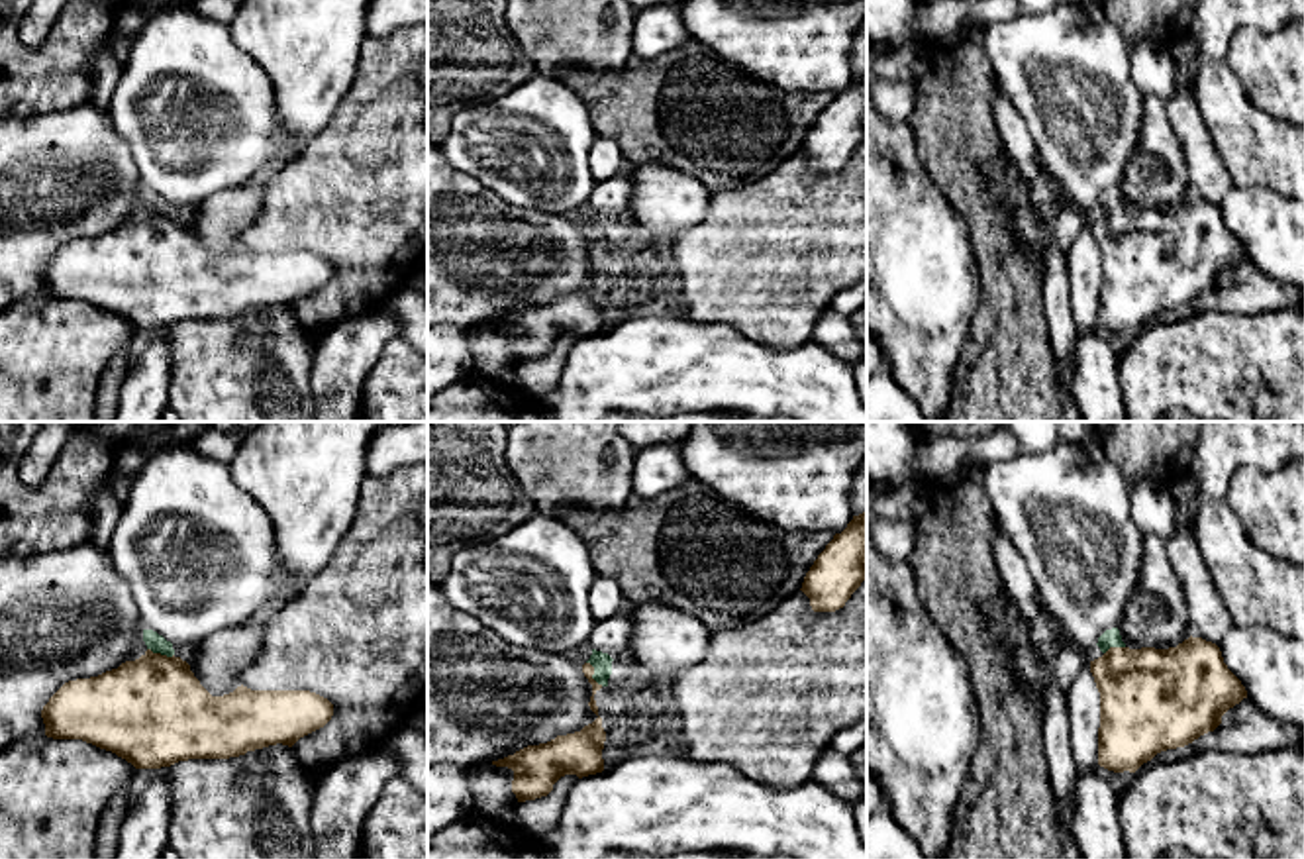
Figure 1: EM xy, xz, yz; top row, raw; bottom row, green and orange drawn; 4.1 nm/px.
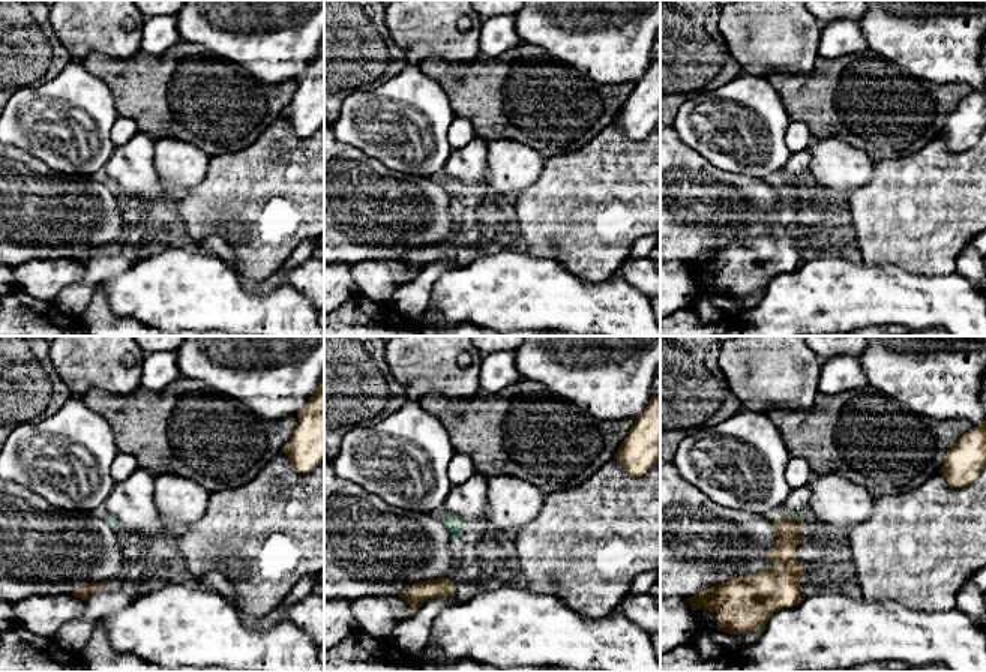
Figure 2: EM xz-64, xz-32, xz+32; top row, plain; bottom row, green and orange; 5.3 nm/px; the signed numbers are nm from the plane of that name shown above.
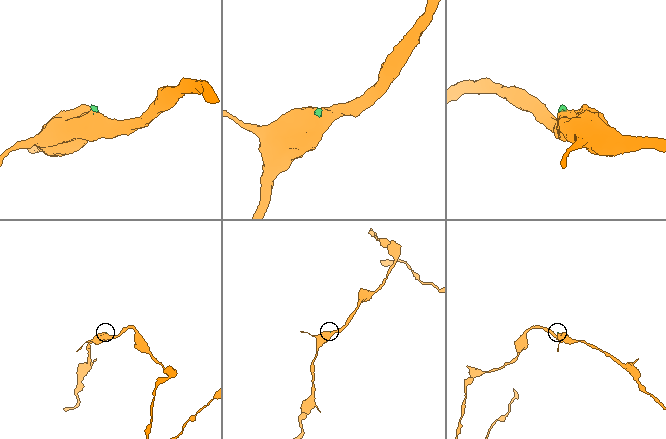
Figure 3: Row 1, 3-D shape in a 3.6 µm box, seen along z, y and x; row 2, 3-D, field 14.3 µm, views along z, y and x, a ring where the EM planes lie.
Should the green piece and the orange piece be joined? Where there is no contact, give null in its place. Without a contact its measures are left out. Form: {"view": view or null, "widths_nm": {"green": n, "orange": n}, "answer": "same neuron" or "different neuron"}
{"view": "xz", "widths_nm": {"green": 80, "orange": 110}, "answer": "same neuron"}

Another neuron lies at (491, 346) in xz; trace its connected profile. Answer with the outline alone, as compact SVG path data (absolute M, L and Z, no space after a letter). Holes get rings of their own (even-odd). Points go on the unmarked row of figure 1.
M482 324L467 329L467 341L475 367L484 377L494 379L518 365L518 359L512 353L514 331L508 328Z

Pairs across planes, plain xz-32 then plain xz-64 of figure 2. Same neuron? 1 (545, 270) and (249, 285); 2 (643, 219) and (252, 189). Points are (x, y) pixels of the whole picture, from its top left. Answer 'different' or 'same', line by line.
1: different
2: same

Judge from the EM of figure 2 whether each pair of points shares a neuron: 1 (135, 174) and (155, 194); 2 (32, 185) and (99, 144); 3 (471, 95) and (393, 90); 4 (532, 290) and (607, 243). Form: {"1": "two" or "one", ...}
{"1": "one", "2": "two", "3": "two", "4": "two"}

